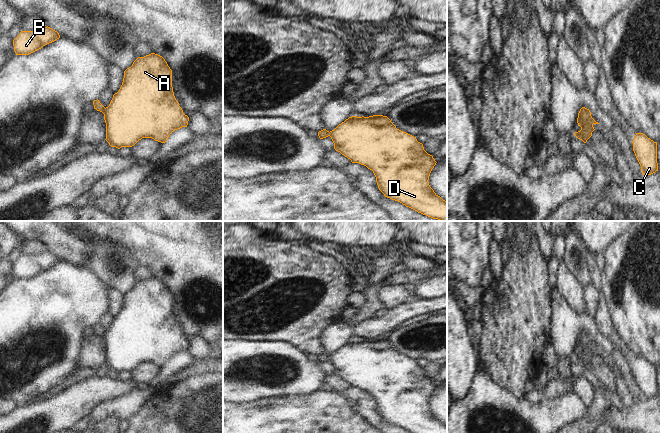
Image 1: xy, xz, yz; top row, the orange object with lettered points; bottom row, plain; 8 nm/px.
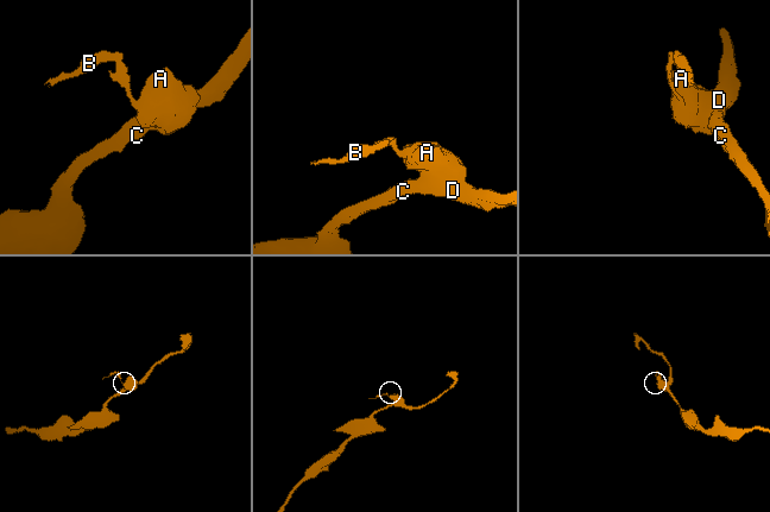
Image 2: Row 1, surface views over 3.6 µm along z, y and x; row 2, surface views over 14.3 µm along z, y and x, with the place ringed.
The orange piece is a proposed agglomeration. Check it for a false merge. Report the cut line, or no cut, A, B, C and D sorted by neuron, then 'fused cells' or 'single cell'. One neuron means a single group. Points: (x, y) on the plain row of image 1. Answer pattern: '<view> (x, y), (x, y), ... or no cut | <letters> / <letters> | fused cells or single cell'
xy (105, 332), (102, 336) | A C D / B | fused cells

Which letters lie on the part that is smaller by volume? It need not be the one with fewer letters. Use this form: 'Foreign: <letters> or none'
Foreign: B

